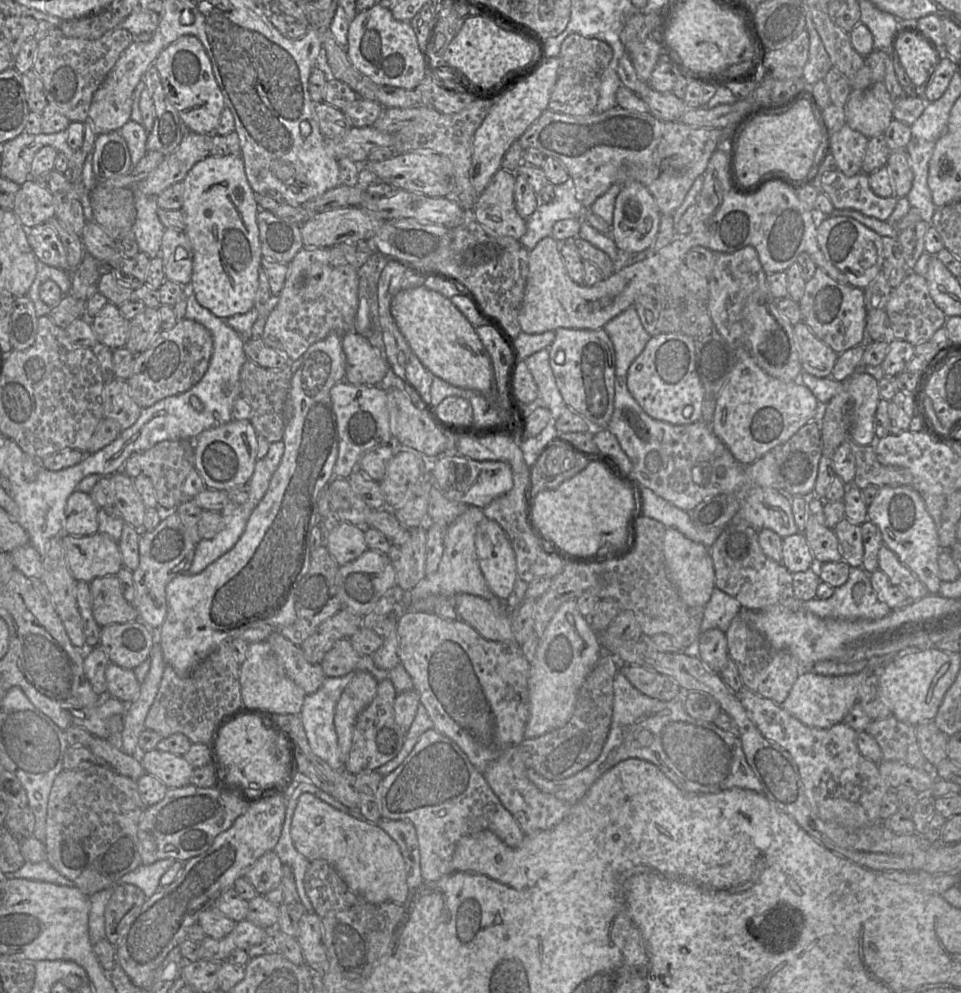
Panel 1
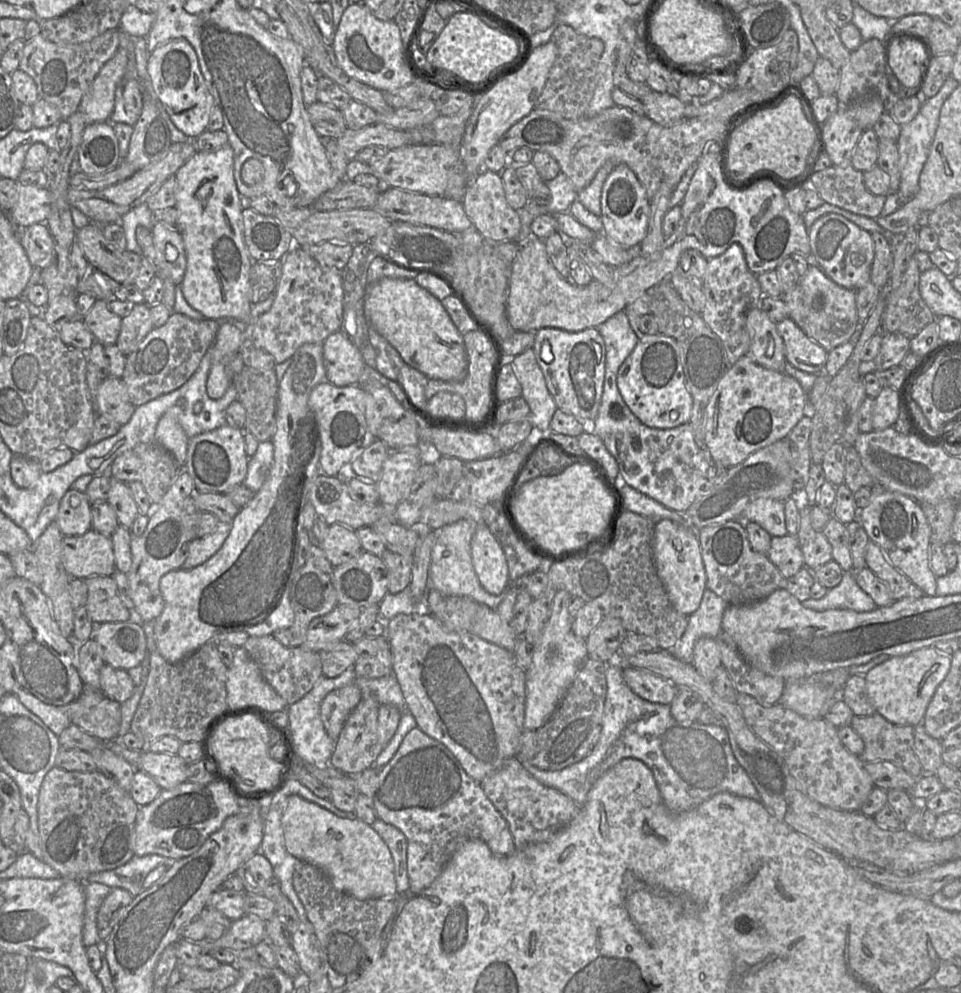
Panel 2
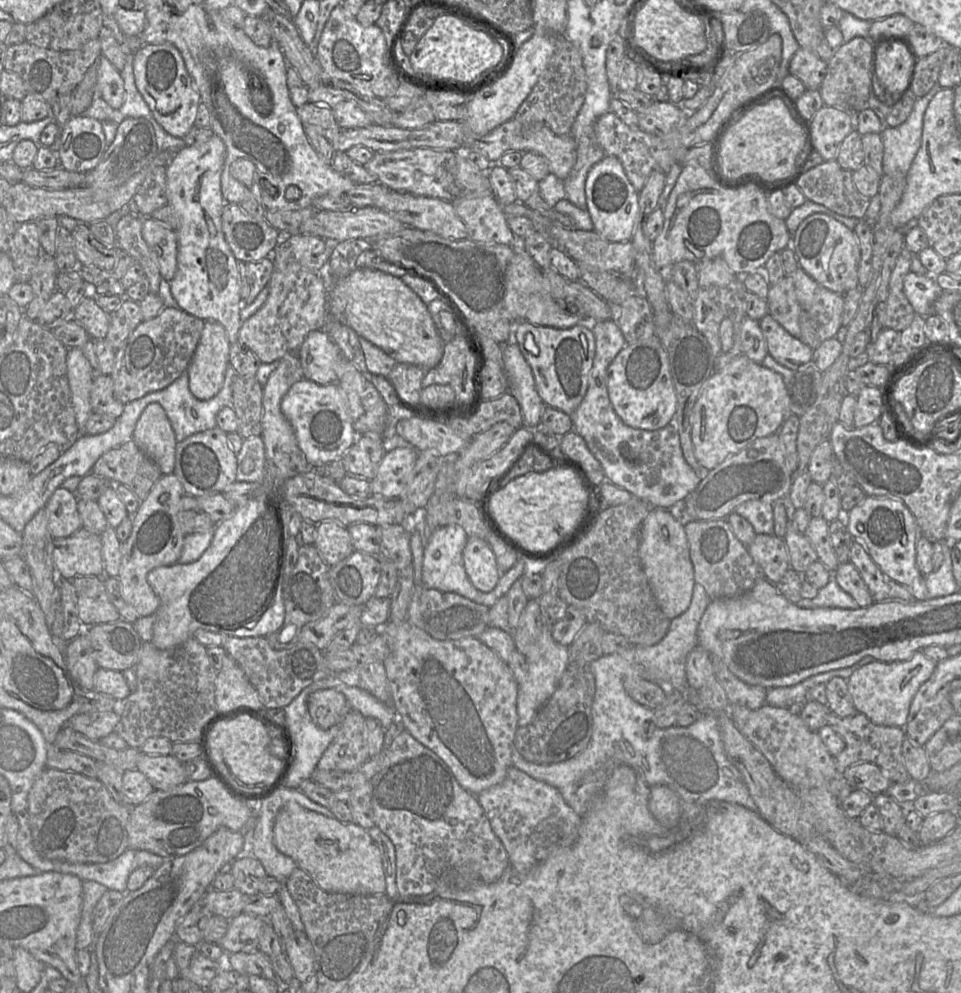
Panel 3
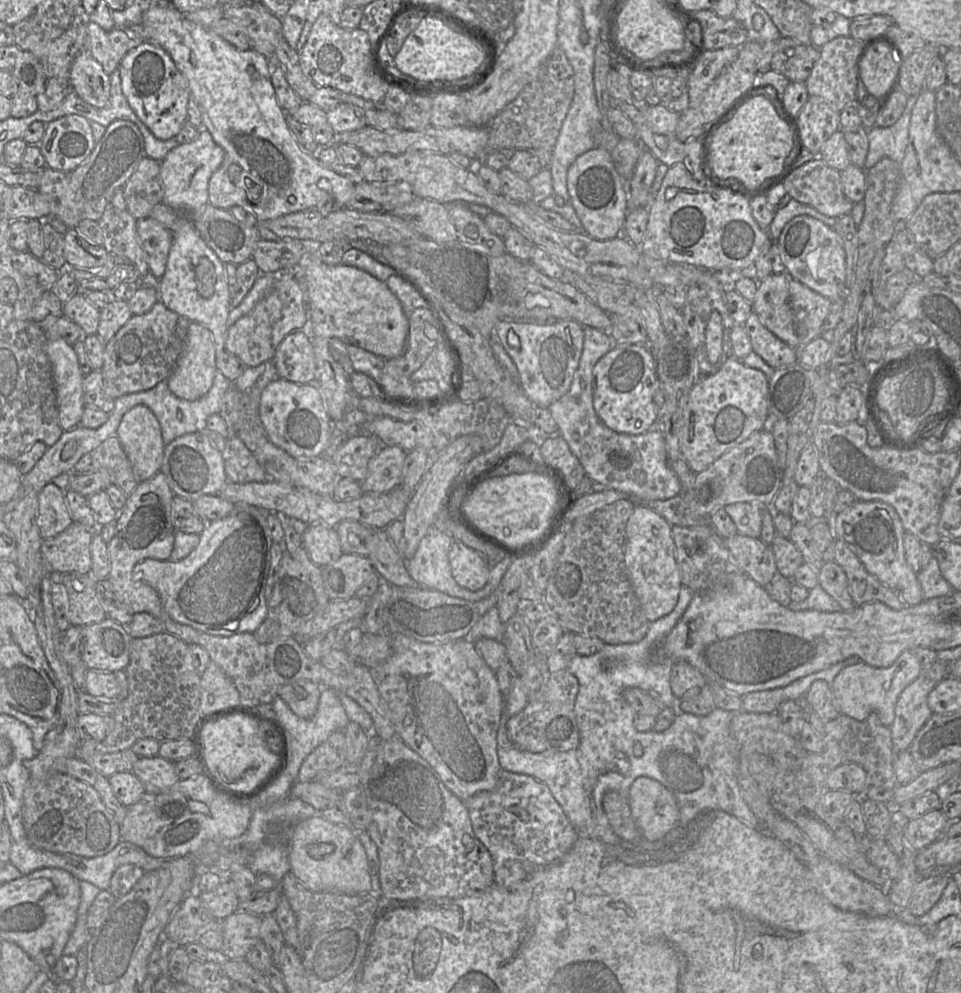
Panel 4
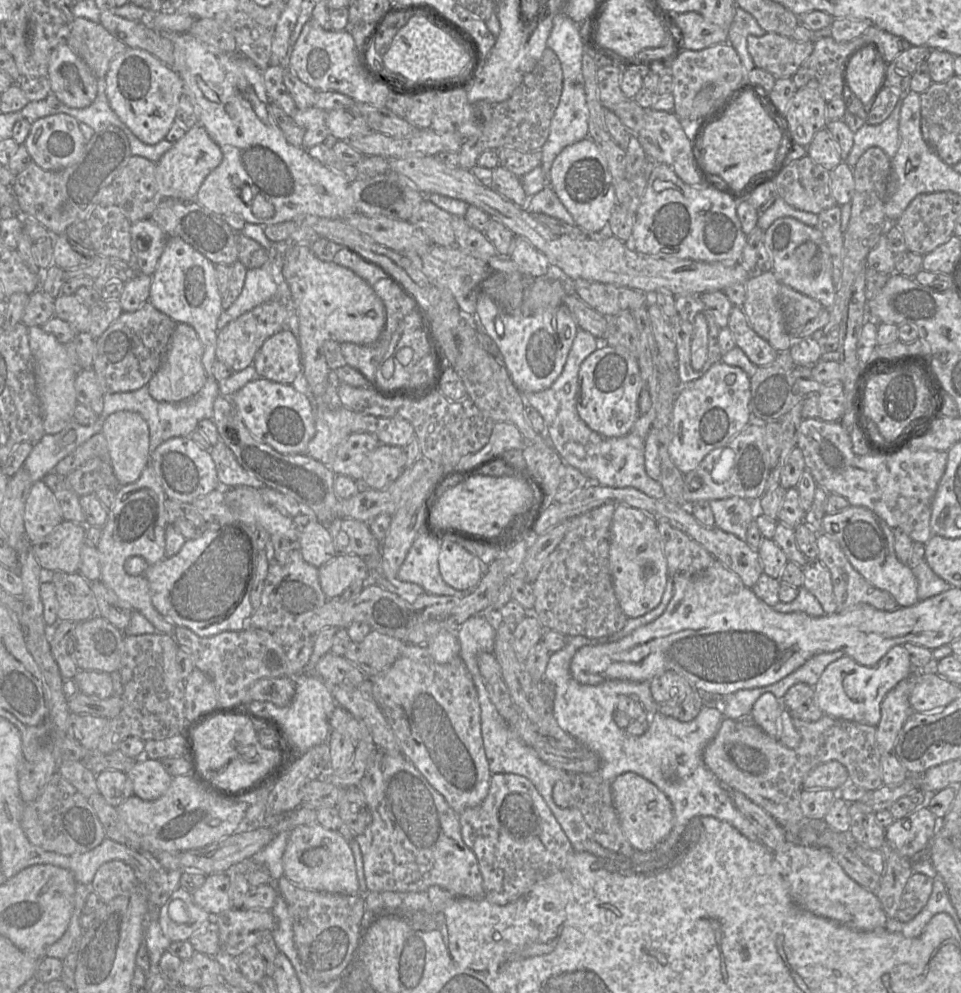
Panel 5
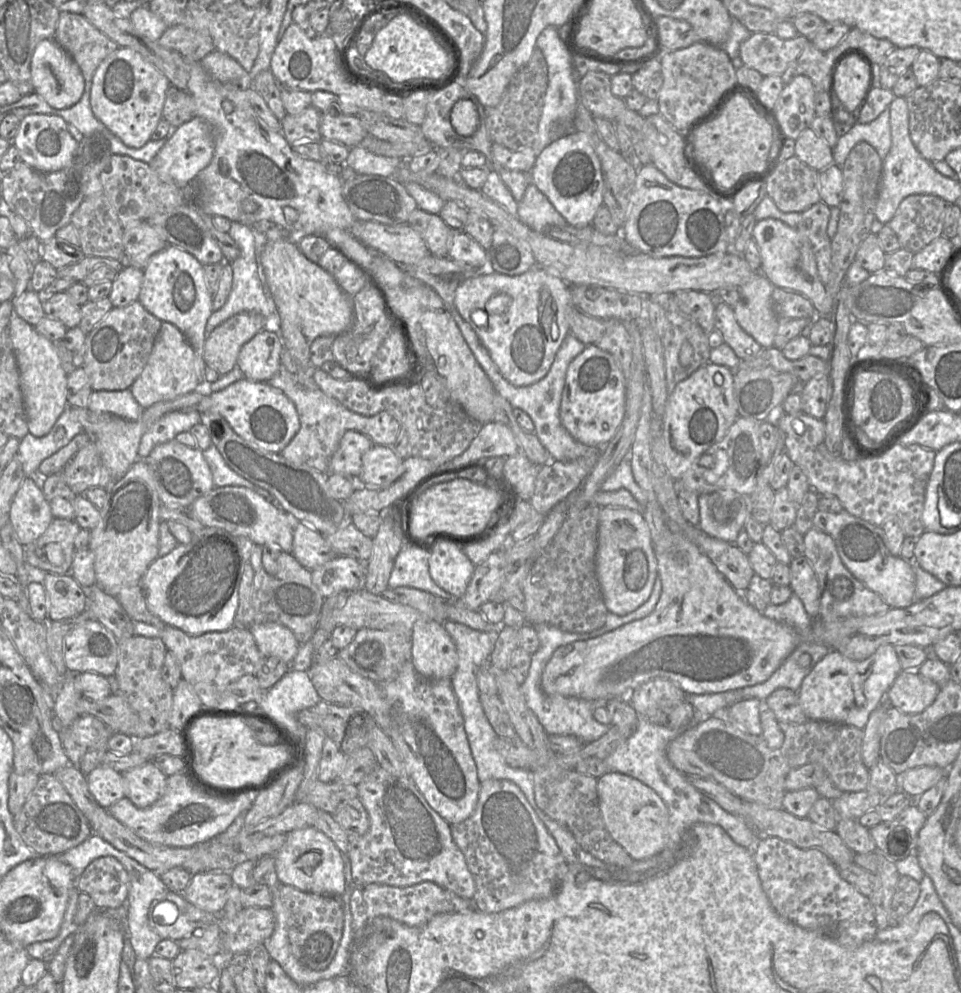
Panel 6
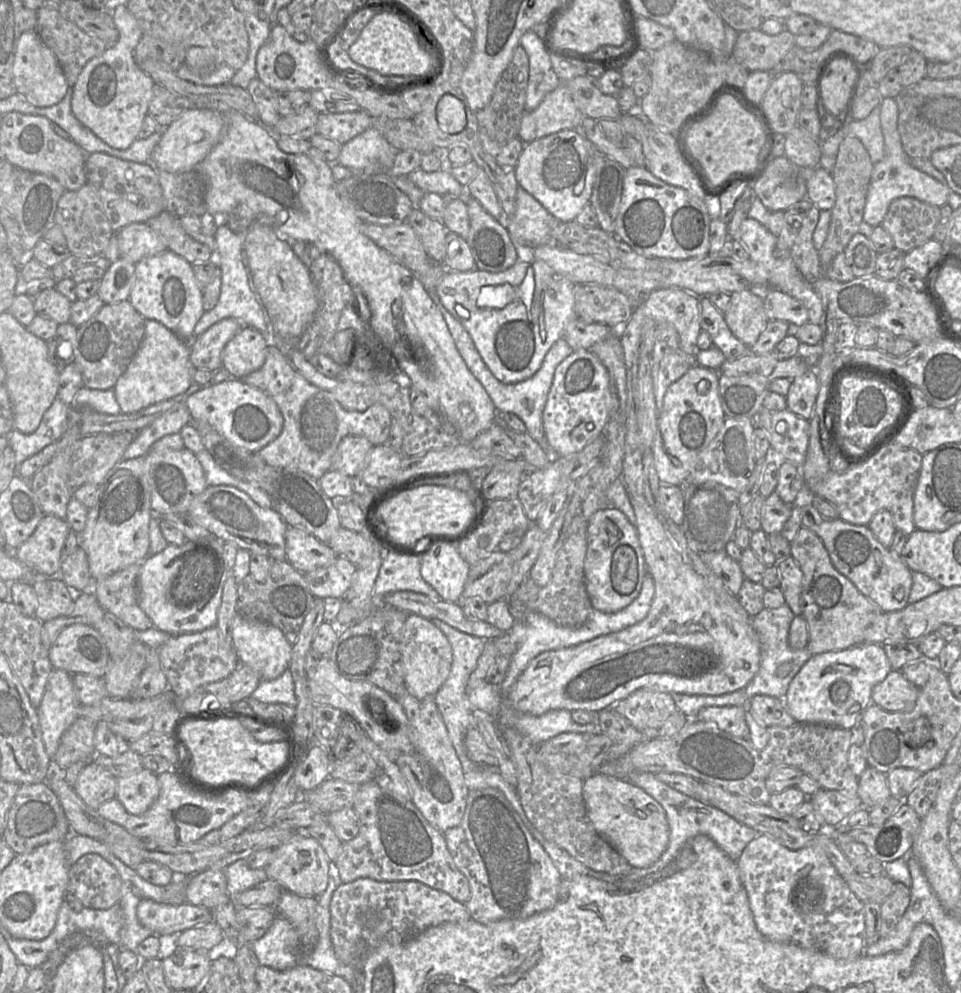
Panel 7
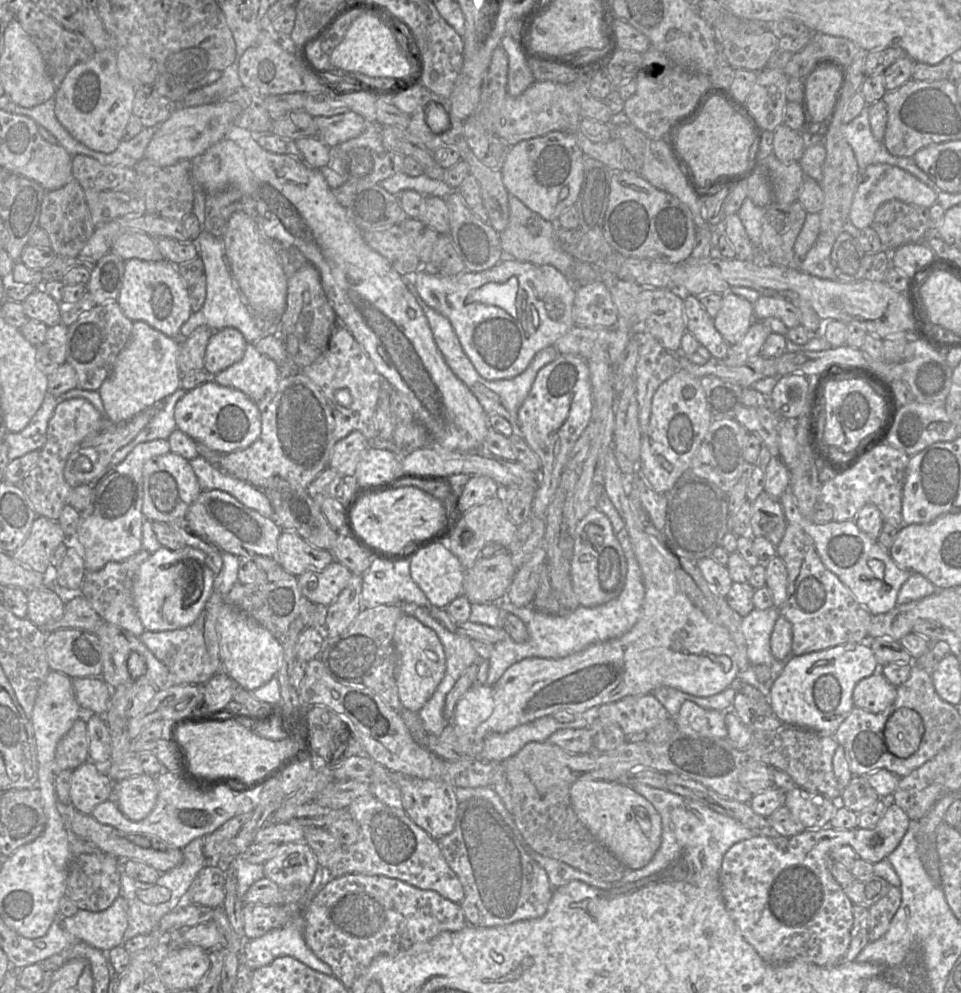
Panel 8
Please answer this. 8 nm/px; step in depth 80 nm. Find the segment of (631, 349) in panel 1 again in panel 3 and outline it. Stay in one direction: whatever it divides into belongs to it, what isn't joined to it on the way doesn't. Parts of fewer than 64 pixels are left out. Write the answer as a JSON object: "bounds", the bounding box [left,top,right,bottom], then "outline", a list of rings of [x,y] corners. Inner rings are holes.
{"bounds":[590,319,627,382],"outline":[[[614,319],[598,323],[592,322],[592,327],[596,349],[590,377],[599,375],[599,380],[603,380],[603,376],[606,376],[607,382],[607,369],[610,363],[627,343]]]}

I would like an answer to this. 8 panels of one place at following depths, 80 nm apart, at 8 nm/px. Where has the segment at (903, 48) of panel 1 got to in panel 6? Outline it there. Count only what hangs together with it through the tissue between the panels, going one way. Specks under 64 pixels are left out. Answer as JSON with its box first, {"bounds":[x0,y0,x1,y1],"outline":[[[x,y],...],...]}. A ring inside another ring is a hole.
{"bounds":[831,52,873,112],"outline":[[[856,52],[848,53],[838,61],[831,93],[843,109],[856,112],[863,105],[872,86],[872,71],[873,66]]]}

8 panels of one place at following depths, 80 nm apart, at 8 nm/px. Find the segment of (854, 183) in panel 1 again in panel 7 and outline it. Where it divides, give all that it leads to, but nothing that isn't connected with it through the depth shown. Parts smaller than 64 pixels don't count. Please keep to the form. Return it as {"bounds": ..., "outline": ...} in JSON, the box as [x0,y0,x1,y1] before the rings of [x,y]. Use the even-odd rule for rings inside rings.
{"bounds":[751,156,807,211],"outline":[[[782,156],[771,159],[763,175],[751,183],[757,199],[770,211],[785,211],[807,197],[807,180],[800,177],[800,167]]]}

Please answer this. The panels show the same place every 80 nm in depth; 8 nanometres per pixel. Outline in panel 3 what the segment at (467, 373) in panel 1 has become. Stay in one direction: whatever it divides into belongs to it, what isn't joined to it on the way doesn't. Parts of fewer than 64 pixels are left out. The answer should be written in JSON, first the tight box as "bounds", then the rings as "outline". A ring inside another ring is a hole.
{"bounds":[328,268,444,369],"outline":[[[357,268],[345,278],[334,281],[328,292],[328,321],[349,326],[361,339],[382,349],[397,363],[412,364],[429,369],[436,366],[443,355],[444,341],[437,331],[427,305],[400,278],[381,271]]]}

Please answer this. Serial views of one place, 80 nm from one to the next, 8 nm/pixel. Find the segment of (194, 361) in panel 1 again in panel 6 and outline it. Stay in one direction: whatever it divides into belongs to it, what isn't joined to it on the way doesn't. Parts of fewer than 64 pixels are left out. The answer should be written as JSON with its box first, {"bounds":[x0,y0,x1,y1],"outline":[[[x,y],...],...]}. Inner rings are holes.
{"bounds":[82,301,162,391],"outline":[[[138,301],[125,307],[113,307],[85,335],[82,368],[94,391],[126,390],[142,373],[153,350],[162,321]]]}

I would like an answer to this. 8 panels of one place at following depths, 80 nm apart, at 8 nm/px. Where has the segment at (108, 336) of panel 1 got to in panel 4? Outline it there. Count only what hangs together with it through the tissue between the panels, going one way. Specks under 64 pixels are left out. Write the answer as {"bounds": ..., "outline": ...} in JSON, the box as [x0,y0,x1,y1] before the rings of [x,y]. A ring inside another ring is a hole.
{"bounds":[63,293,100,335],"outline":[[[81,293],[63,303],[63,316],[80,326],[85,335],[96,335],[100,310]]]}

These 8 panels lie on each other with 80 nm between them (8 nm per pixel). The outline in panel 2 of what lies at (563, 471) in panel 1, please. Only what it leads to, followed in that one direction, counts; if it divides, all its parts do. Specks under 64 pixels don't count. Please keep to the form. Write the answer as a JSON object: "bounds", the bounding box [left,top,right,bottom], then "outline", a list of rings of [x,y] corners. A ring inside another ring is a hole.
{"bounds":[518,441,582,486],"outline":[[[554,441],[542,444],[530,458],[518,486],[538,477],[558,475],[575,463],[582,464],[578,455],[567,455]]]}

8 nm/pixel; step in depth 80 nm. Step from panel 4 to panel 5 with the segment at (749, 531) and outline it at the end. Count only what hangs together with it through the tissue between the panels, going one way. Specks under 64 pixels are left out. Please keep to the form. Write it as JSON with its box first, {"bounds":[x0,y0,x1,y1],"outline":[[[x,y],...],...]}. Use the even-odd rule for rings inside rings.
{"bounds":[709,497,759,540],"outline":[[[733,497],[710,501],[709,506],[714,515],[714,527],[742,540],[754,519],[759,516],[758,500]]]}

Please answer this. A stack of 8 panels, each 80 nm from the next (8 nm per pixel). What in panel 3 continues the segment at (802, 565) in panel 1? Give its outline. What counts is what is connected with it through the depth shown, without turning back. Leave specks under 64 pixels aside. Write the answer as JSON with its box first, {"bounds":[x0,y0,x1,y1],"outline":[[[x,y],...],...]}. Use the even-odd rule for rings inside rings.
{"bounds":[747,534,790,584],"outline":[[[758,534],[747,545],[747,549],[761,569],[764,579],[773,584],[790,569],[788,550],[783,538]]]}

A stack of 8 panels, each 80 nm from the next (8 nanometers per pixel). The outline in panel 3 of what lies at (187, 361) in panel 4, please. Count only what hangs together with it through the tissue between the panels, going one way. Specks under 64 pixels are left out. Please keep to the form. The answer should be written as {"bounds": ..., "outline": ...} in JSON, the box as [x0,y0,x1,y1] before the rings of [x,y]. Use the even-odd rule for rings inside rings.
{"bounds":[186,321,229,399],"outline":[[[206,321],[186,370],[189,389],[197,399],[211,399],[221,390],[229,366],[229,352],[225,328],[218,322]]]}

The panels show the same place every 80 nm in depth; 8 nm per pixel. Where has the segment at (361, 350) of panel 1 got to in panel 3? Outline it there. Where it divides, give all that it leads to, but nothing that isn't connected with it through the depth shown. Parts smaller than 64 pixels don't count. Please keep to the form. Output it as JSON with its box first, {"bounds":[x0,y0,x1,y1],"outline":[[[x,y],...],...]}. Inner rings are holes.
{"bounds":[294,330,342,384],"outline":[[[325,330],[310,332],[294,353],[301,361],[304,379],[318,384],[337,382],[342,354]]]}

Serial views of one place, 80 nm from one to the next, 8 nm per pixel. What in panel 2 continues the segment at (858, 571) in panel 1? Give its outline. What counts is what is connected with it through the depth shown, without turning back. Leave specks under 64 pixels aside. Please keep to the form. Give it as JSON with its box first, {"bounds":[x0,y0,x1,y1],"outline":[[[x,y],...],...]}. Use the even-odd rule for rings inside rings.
{"bounds":[801,569,877,612],"outline":[[[853,569],[844,572],[840,583],[829,589],[823,598],[809,598],[801,604],[815,611],[847,609],[856,612],[870,612],[877,608],[873,600],[856,583]]]}

